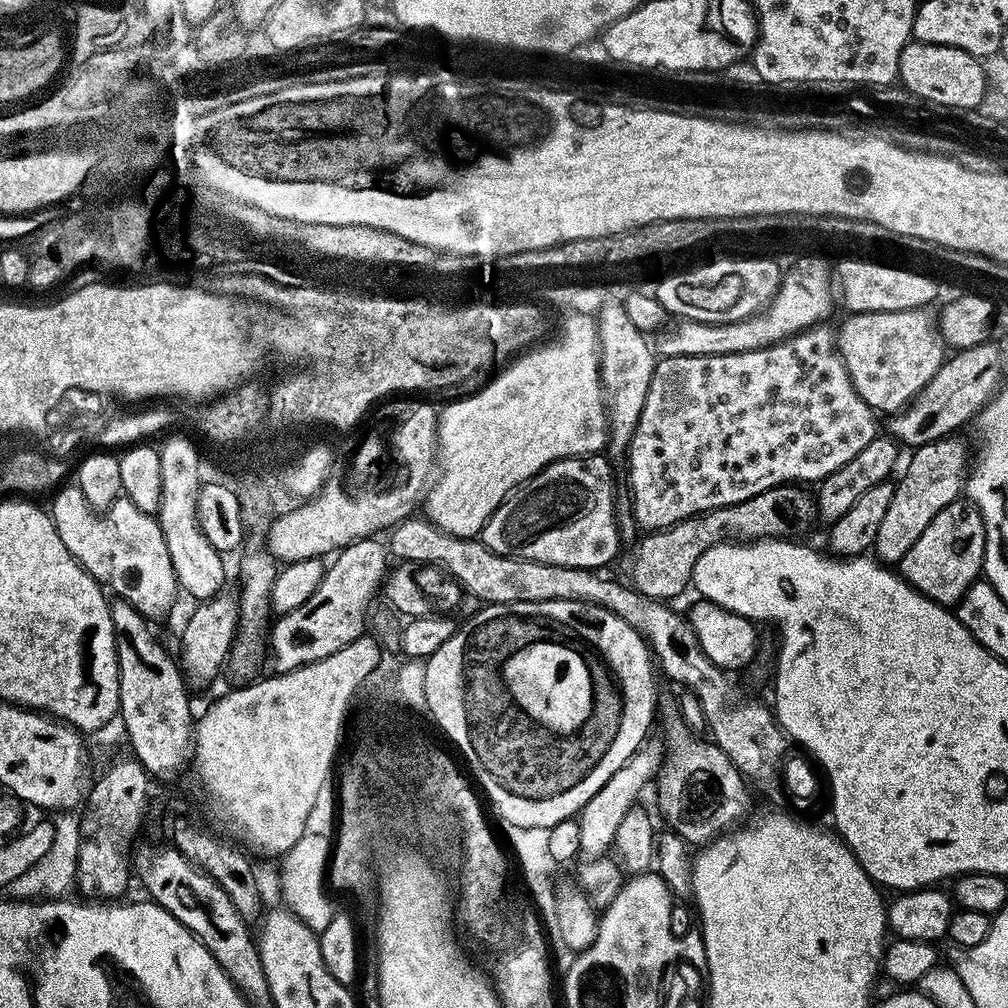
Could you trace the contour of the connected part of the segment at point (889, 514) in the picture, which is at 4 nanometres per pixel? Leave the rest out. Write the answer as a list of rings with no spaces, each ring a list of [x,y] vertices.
[[[949,436],[917,447],[901,480],[897,481],[894,498],[882,518],[881,529],[872,550],[875,559],[886,566],[897,565],[905,557],[922,531],[930,526],[935,515],[940,514],[950,502],[961,497],[970,470],[970,452],[958,440]]]

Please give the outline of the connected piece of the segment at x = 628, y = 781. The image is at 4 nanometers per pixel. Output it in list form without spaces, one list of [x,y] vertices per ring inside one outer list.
[[[645,742],[640,749],[618,770],[618,774],[610,778],[609,782],[586,804],[578,814],[579,850],[578,858],[581,863],[594,862],[605,857],[614,843],[616,830],[622,822],[627,810],[640,798],[640,791],[653,783],[663,757],[663,749],[659,743]]]

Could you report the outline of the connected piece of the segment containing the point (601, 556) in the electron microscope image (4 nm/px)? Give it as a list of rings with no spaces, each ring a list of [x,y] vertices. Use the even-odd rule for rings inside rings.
[[[597,454],[594,456],[574,456],[570,460],[555,460],[547,464],[537,476],[531,476],[524,484],[521,484],[515,492],[511,492],[498,507],[492,511],[492,517],[484,524],[482,542],[490,550],[494,550],[503,556],[513,556],[519,560],[533,560],[534,562],[546,562],[554,566],[574,566],[575,568],[590,568],[593,570],[603,569],[603,564],[608,564],[616,556],[616,551],[622,546],[620,528],[617,524],[616,503],[616,480],[612,477],[613,461],[607,455]]]

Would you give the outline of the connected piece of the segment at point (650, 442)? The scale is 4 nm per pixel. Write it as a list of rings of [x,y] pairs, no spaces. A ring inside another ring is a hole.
[[[826,326],[807,328],[804,331],[797,332],[796,335],[788,336],[786,339],[778,341],[776,344],[772,344],[767,348],[750,349],[749,352],[730,353],[726,356],[665,356],[655,361],[655,367],[646,380],[647,388],[645,390],[645,400],[642,404],[642,412],[635,417],[636,429],[634,430],[633,438],[631,442],[629,442],[626,453],[626,461],[628,460],[628,488],[632,491],[628,491],[632,501],[632,514],[635,517],[637,525],[639,525],[641,529],[657,530],[669,528],[680,520],[702,515],[705,512],[718,510],[722,507],[734,506],[736,503],[742,503],[746,501],[746,499],[754,497],[754,495],[762,494],[763,491],[768,491],[771,488],[780,485],[795,485],[797,482],[806,482],[802,480],[814,480],[814,482],[824,481],[829,475],[833,464],[835,464],[836,468],[846,466],[855,455],[859,454],[860,451],[865,450],[865,448],[870,445],[870,442],[878,436],[878,430],[876,430],[876,419],[878,419],[877,413],[858,394],[858,390],[854,386],[854,382],[846,370],[845,362],[840,356],[838,340],[834,335],[833,329],[831,332],[830,329],[824,327]]]

